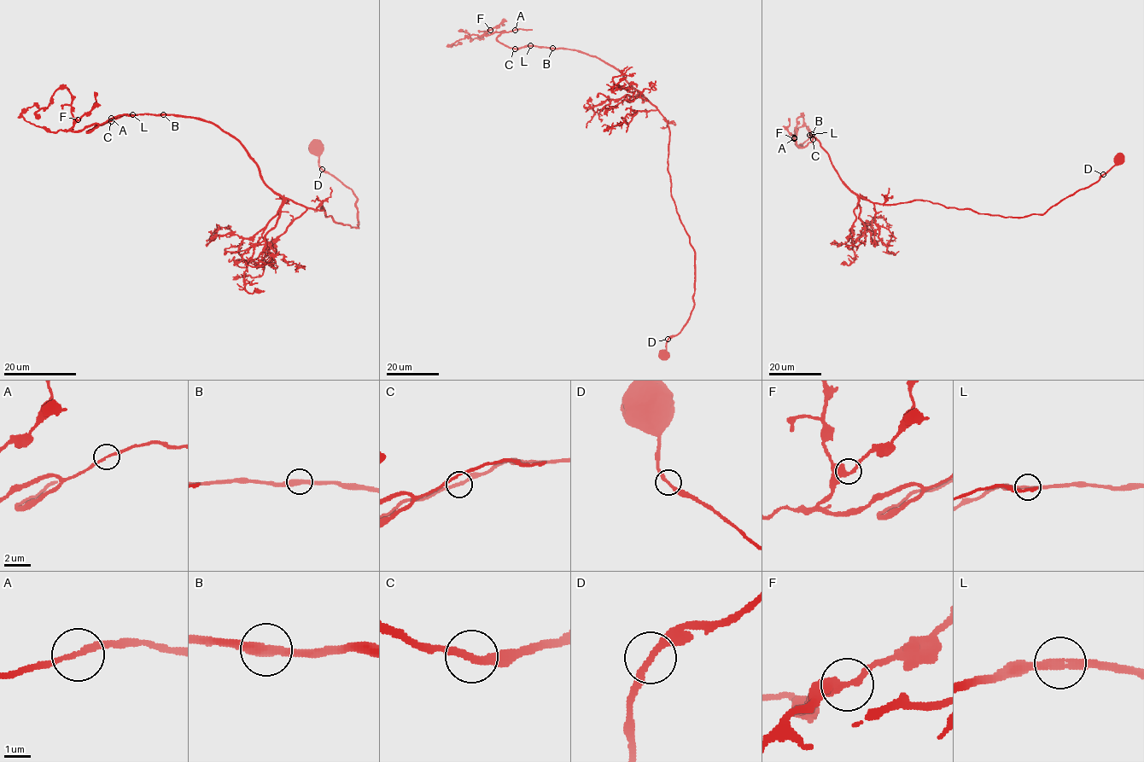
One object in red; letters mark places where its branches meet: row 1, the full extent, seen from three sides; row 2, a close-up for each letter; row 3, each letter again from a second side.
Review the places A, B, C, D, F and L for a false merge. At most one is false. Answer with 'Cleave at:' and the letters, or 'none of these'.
Cleave at: none of these

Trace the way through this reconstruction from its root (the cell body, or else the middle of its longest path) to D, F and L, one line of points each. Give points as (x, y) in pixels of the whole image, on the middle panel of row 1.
D: (665, 354), (668, 339)
F: (665, 354), (696, 278), (665, 119), (599, 58), (510, 48), (490, 30)
L: (665, 354), (667, 341), (692, 311), (696, 278), (695, 251), (671, 194), (667, 121), (599, 58), (530, 45)

